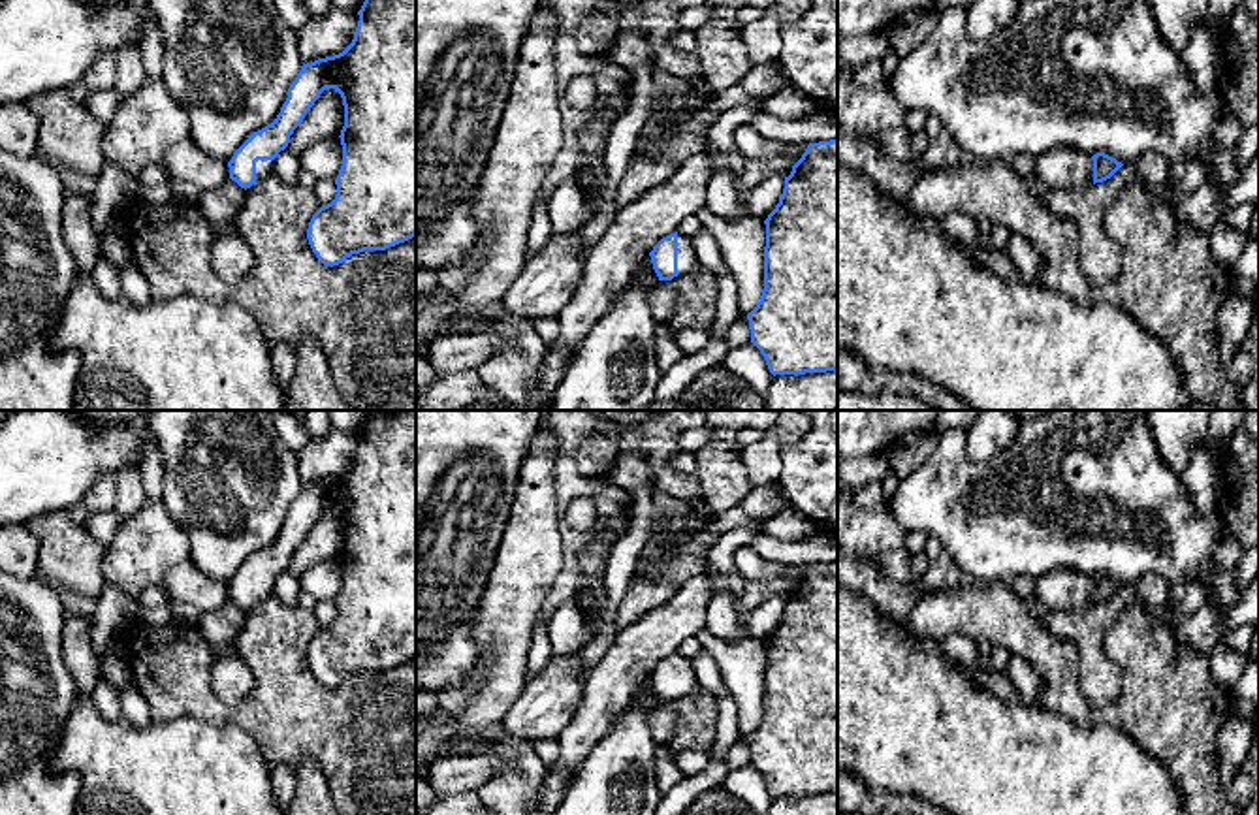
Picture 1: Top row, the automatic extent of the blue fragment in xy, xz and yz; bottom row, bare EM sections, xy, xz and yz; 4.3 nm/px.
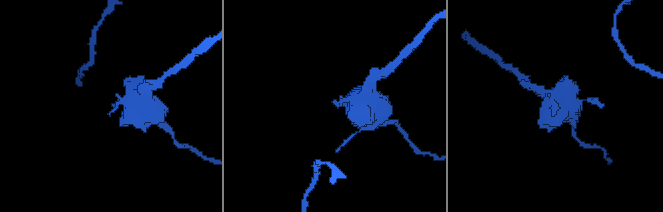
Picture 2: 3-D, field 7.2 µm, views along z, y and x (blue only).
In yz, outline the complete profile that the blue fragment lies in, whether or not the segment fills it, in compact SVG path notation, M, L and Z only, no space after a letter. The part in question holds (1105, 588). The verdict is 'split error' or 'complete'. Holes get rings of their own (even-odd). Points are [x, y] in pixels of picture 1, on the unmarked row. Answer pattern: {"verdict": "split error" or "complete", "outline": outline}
{"verdict": "complete", "outline": "M1097 574L1092 578L1093 582L1093 606L1110 600L1124 585L1116 580Z"}

